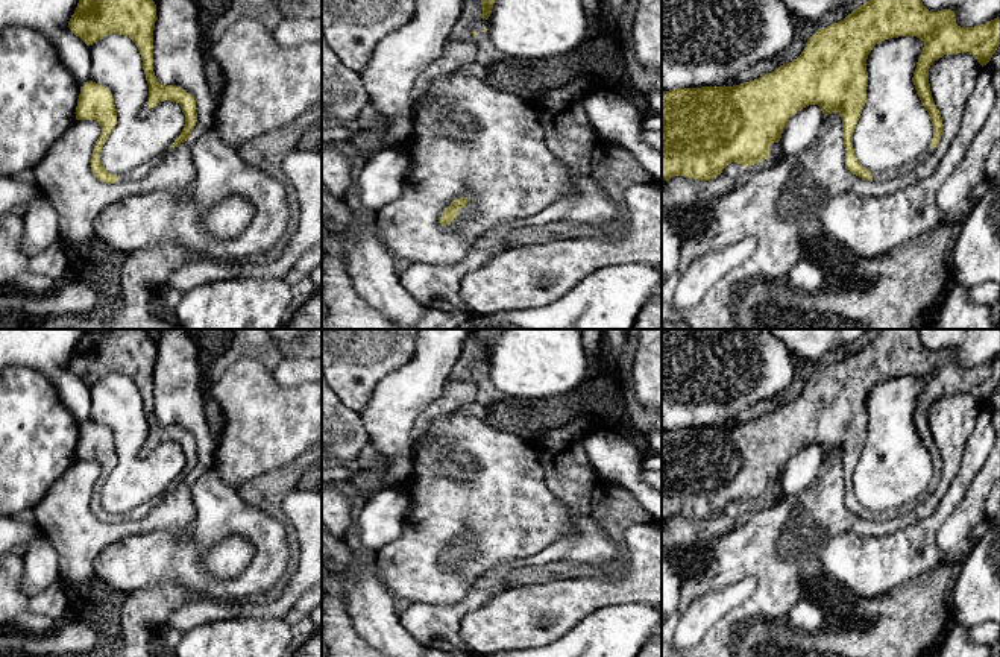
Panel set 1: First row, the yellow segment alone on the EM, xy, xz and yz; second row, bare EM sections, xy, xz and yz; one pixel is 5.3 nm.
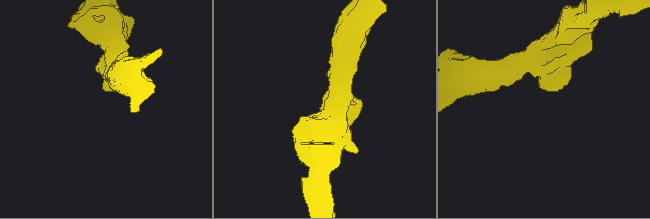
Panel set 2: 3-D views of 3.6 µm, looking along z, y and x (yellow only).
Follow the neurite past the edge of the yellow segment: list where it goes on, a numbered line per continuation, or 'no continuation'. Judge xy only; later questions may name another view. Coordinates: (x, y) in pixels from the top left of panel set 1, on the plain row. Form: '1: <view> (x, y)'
1: xy (140, 512)

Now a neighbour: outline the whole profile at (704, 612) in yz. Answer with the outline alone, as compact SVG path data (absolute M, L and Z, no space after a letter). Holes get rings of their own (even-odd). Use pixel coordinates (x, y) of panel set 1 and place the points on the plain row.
M745 577L731 586L697 598L675 628L674 646L677 649L697 646L725 613L742 604L754 592L756 584L754 577Z

